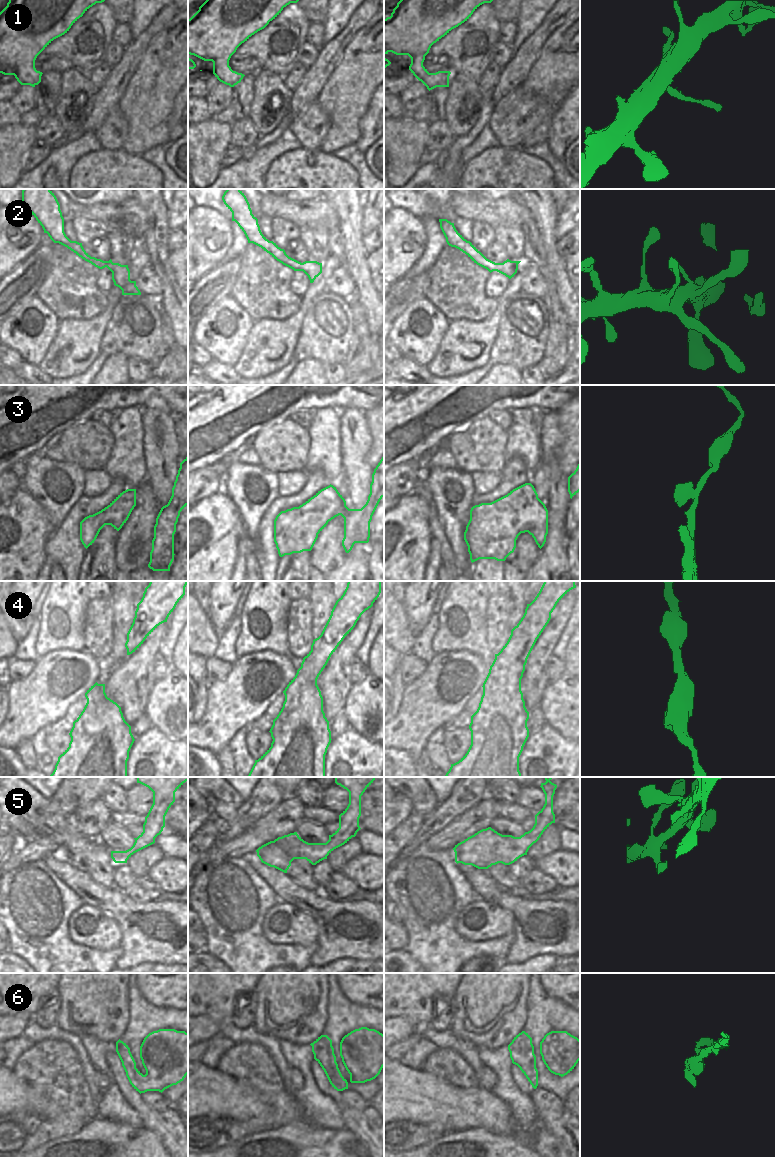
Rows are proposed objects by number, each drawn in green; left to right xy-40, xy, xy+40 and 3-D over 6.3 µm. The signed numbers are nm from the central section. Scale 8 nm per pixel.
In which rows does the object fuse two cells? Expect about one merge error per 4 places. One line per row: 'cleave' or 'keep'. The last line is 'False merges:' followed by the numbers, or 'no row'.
1: cleave
2: keep
3: keep
4: keep
5: keep
6: keep
False merges: 1

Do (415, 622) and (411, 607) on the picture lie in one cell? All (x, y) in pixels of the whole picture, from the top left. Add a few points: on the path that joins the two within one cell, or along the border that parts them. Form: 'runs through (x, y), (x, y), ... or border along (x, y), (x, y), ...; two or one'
runs through (415, 618), (415, 611); one

